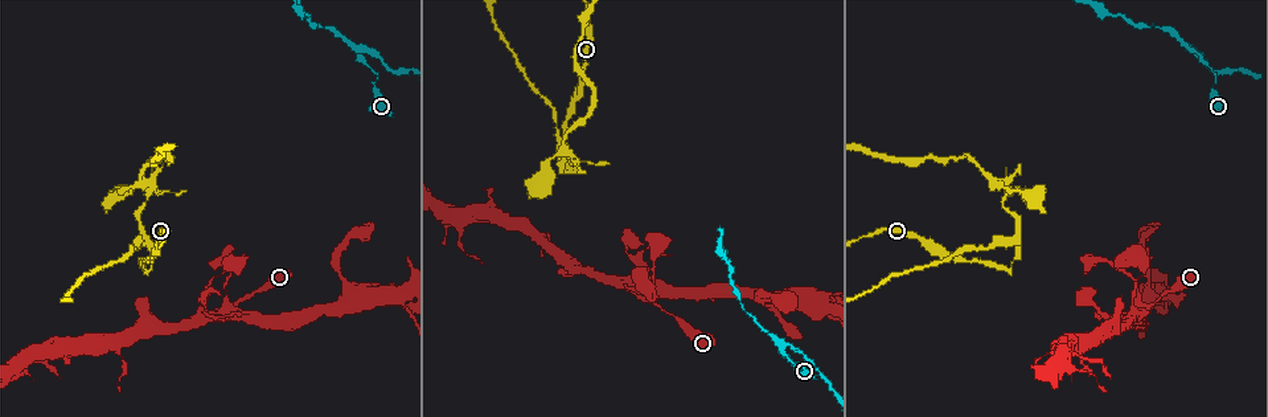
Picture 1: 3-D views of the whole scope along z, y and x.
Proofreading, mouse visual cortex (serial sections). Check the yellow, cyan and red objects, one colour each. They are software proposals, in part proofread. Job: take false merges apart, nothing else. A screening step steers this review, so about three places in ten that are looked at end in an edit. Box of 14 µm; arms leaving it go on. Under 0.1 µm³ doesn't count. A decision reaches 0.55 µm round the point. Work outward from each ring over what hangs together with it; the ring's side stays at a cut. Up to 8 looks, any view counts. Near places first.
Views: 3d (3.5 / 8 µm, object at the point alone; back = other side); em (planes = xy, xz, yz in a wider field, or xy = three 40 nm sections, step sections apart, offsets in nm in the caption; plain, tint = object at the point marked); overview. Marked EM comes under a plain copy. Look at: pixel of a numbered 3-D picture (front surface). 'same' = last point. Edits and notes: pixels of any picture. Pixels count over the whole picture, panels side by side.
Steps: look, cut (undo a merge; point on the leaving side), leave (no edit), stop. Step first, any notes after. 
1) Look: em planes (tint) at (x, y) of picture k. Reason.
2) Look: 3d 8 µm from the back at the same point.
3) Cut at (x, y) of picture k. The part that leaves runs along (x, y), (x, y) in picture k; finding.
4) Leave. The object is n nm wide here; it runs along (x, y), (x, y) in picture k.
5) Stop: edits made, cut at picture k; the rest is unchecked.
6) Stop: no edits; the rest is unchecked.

Look: 3d 3.5 µm at (1192, 52) of picture 1. Two arms at a narrow angle.

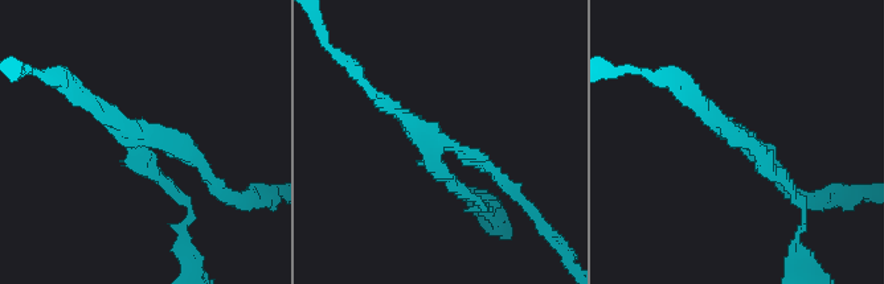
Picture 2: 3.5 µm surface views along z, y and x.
Leave. The arms are 150, 200, 200 nm wide; it runs along (792, 193), (691, 93) in picture 2; continuous, no second cell.

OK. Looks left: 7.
Look: 3d 3.5 µm at (1144, 310) of picture 1. Four or more arms meet.

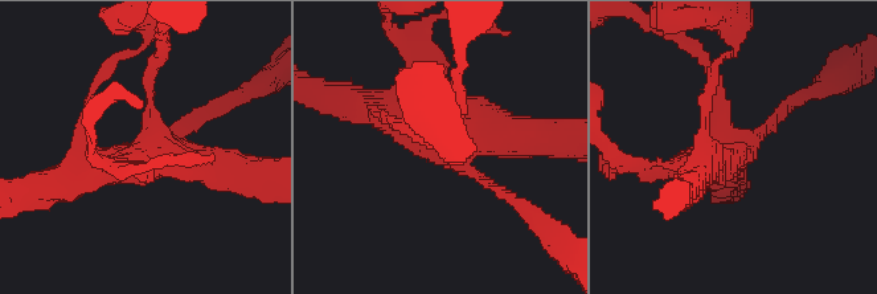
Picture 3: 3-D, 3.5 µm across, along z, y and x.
Look: em xy step 5 (tint) at (736, 148) of picture 3. Now the EM.

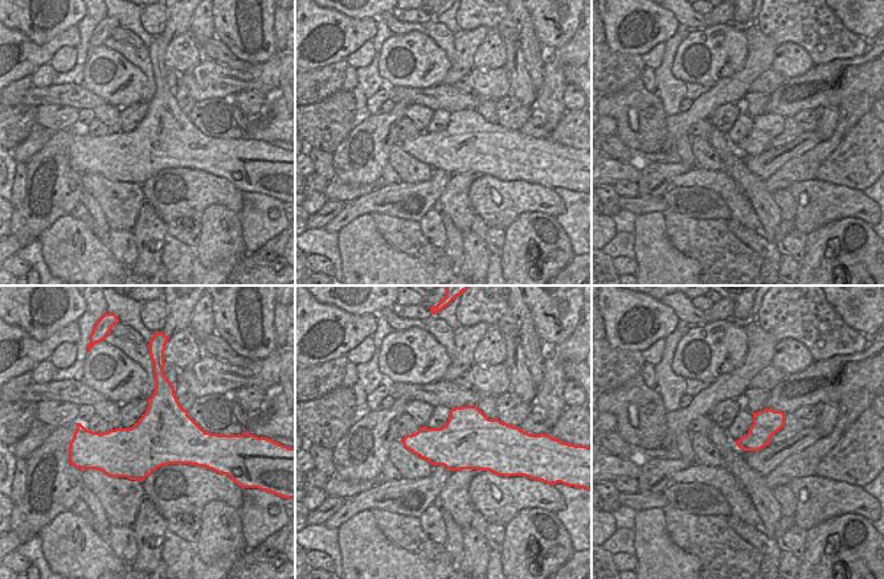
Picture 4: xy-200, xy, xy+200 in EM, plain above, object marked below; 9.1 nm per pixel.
Leave. It runs along (511, 197), (442, 134), (381, 113) in picture 3; continuous, no second cell.

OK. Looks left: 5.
Look: 3d 3.5 µm at (401, 293) of picture 1. Sharp bend.

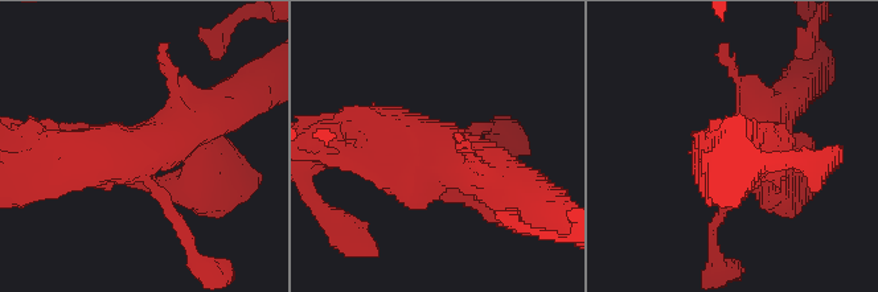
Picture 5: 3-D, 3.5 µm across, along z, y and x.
Look: em xy step 1 (tint) at (139, 151) of picture 5. Now the EM.

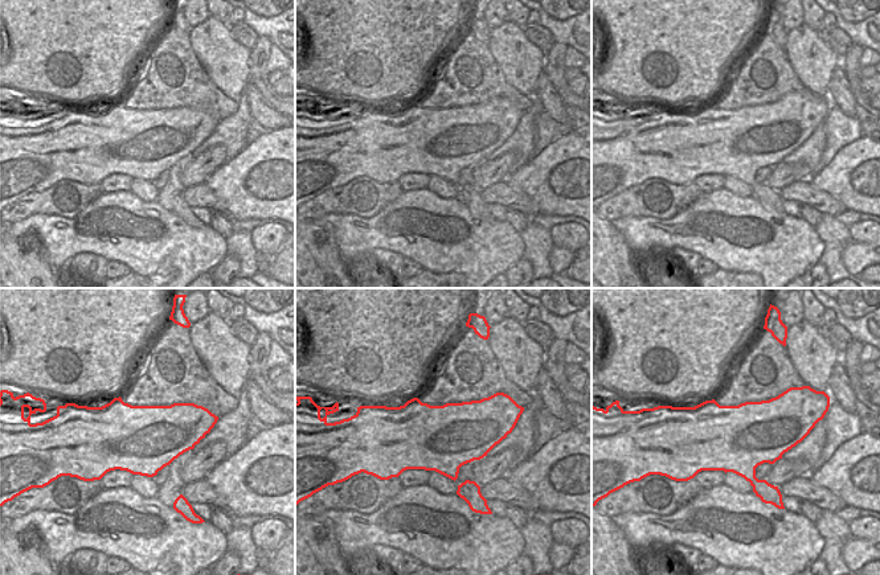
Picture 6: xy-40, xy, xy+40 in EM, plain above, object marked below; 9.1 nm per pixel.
Look: em xy step 3 (tint) at the same point.

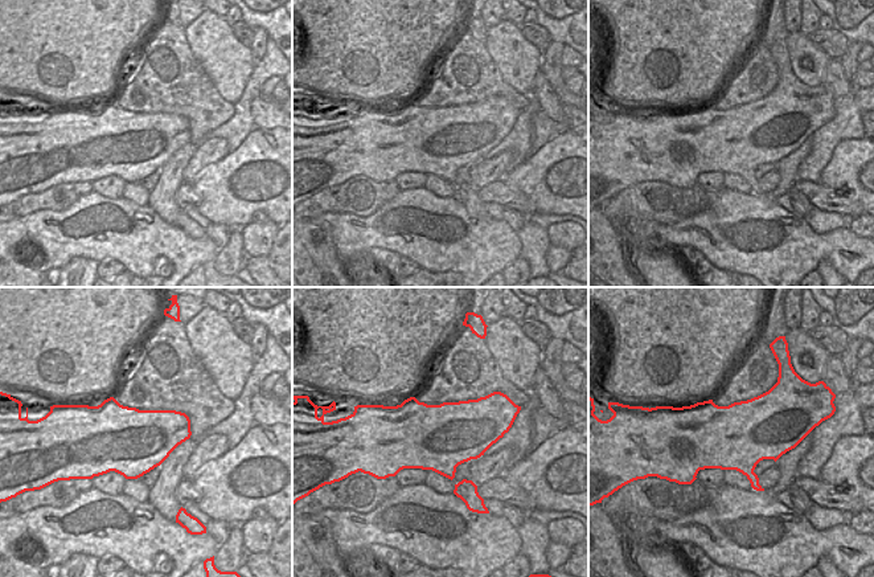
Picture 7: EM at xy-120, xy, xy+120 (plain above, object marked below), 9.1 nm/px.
Leave. It runs along (31, 175), (189, 131) in picture 5; one cell here.

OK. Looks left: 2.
Stop: no edits; the rest is unchecked.

